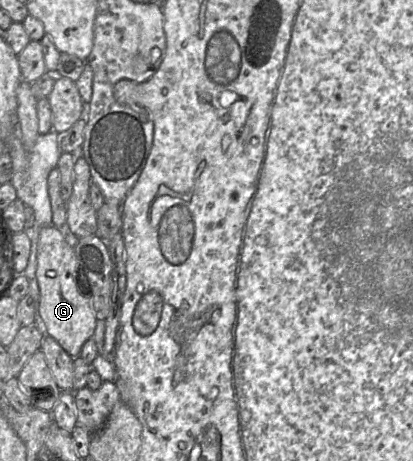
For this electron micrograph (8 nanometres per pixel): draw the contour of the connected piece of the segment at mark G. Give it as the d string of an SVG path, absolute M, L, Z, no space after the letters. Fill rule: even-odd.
M45 226L39 231L36 256L36 279L39 287L38 314L42 320L44 334L52 337L71 357L76 358L80 355L85 342L93 339L97 318L90 296L83 296L77 289L77 274L80 268L73 247L73 238L67 233L66 228Z

